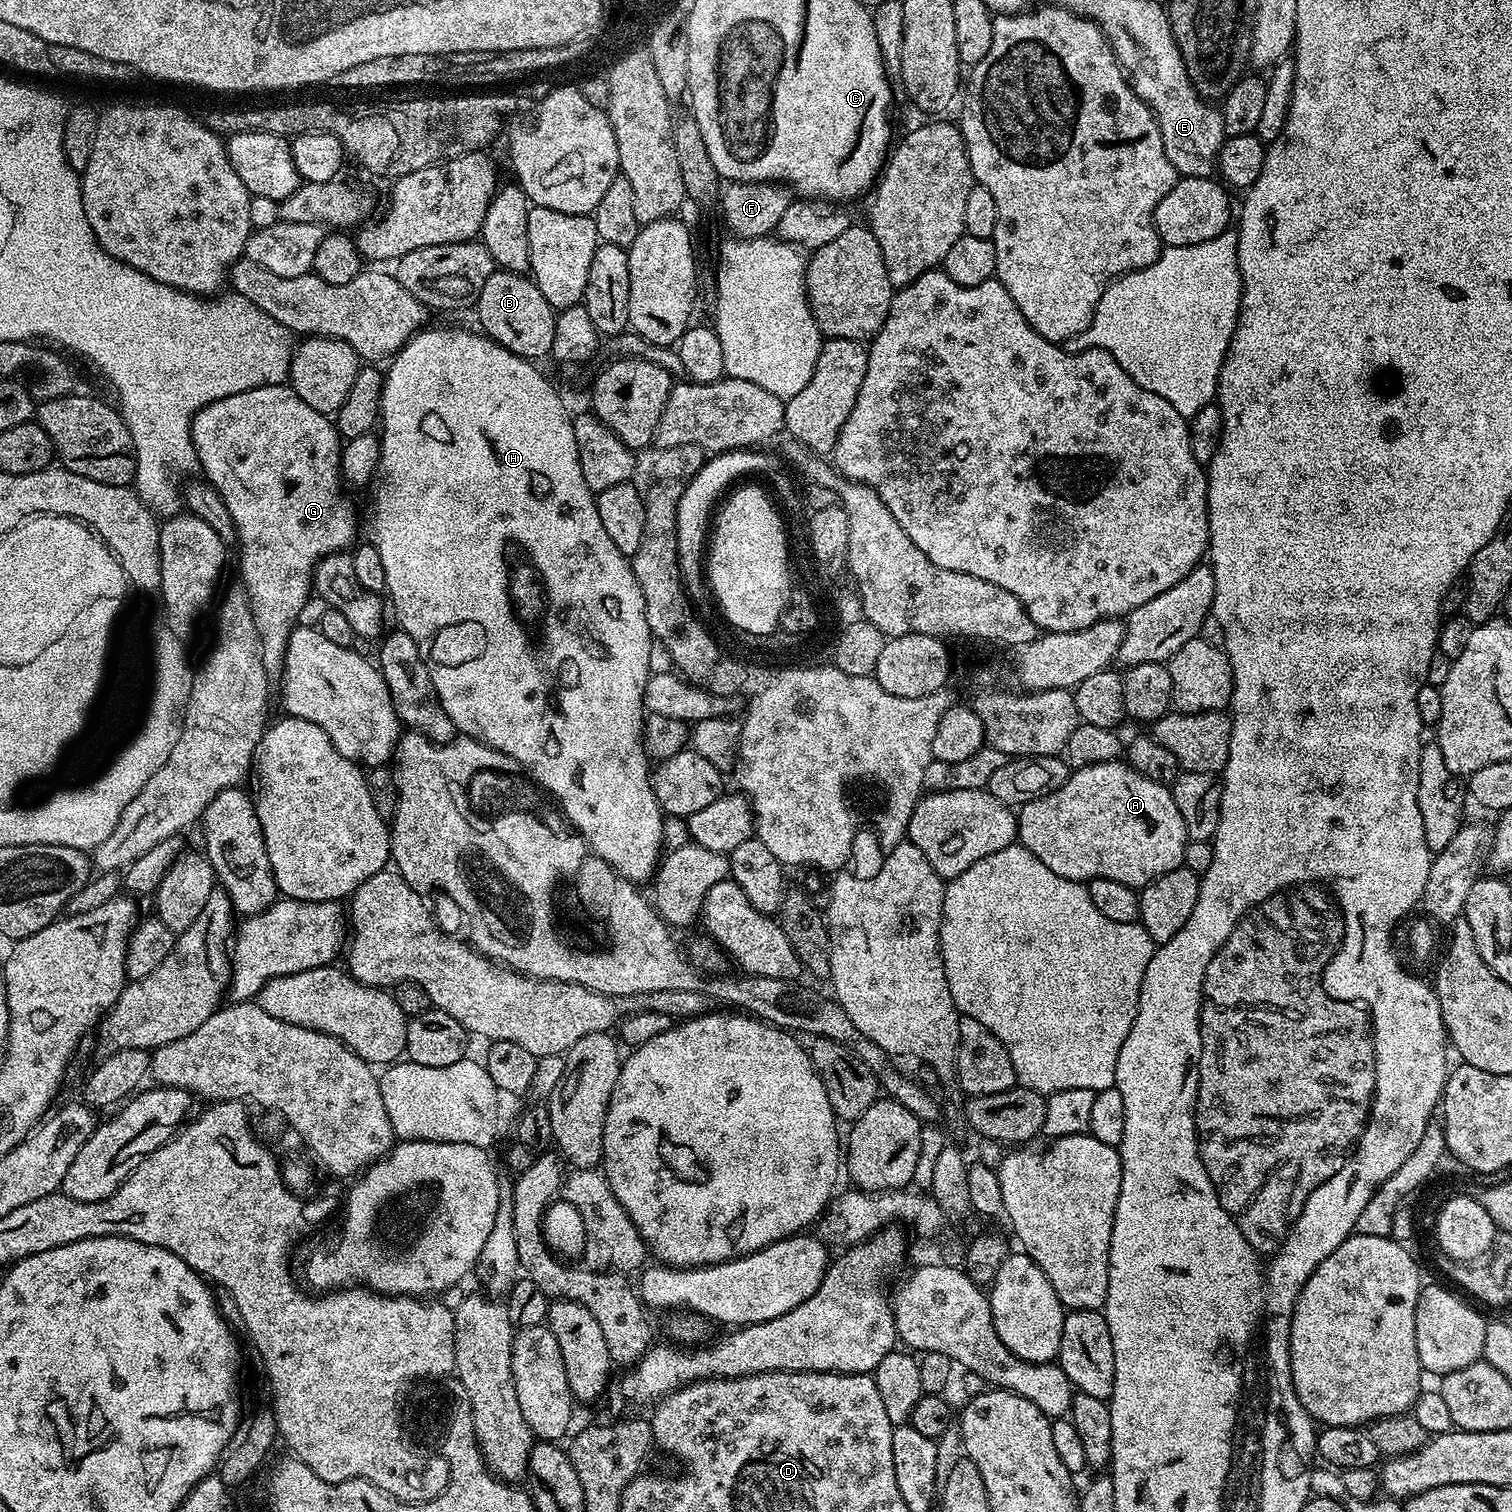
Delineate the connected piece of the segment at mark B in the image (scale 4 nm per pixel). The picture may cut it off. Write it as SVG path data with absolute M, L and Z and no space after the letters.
M493 270L490 278L486 278L486 286L482 286L482 294L478 294L475 312L480 319L479 327L483 335L489 336L515 356L535 361L536 356L547 357L551 353L557 309L552 308L546 298L542 298L542 290L538 290L536 281L527 275Z

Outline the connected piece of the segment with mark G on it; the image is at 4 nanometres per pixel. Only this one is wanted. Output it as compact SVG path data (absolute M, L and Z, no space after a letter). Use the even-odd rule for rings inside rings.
M287 383L263 384L238 394L230 394L230 398L218 398L210 402L202 410L198 410L192 419L192 441L198 461L199 471L203 479L222 494L222 502L226 502L226 510L230 510L230 518L234 518L236 527L236 544L240 548L240 580L245 594L248 596L250 614L254 616L254 626L258 630L260 639L260 653L262 666L269 678L280 678L284 674L284 659L288 649L288 639L293 628L297 627L297 620L309 596L313 595L312 573L316 571L316 563L335 552L344 552L357 543L356 537L356 508L348 501L343 492L342 477L340 475L340 453L342 451L342 437L336 430L336 425L325 413L314 410L314 406L306 406L302 398Z

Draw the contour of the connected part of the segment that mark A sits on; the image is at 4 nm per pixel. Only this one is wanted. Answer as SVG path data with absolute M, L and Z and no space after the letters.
M1123 759L1098 762L1094 766L1077 768L1069 775L1065 784L1058 786L1058 790L1054 790L1029 804L1019 805L1018 840L1026 850L1030 850L1030 854L1034 854L1034 858L1038 858L1038 862L1046 862L1046 866L1050 866L1050 870L1054 870L1054 874L1058 874L1062 878L1077 882L1087 882L1094 878L1114 878L1114 882L1122 882L1137 890L1144 889L1146 885L1154 882L1162 874L1181 867L1184 862L1184 851L1189 842L1186 822L1182 822L1182 814L1178 814L1178 806L1174 806L1171 787L1138 774L1138 770L1131 768Z

